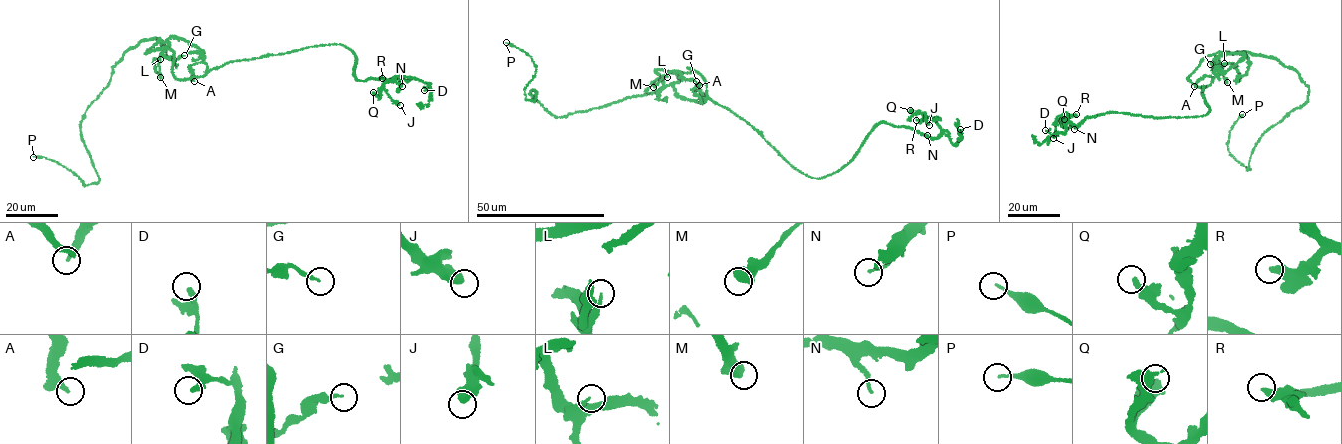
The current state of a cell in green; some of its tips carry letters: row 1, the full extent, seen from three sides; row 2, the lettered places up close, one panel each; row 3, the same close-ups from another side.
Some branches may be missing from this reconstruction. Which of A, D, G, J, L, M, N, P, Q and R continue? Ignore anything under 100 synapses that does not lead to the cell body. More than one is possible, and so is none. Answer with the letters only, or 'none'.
none

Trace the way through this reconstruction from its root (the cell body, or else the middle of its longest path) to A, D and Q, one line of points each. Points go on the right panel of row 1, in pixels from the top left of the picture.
A: (1192, 73), (1188, 80), (1202, 87), (1211, 84), (1214, 78), (1205, 76), (1194, 86)
D: (1192, 73), (1187, 77), (1203, 86), (1209, 109), (1201, 117), (1109, 113), (1067, 123), (1064, 133), (1045, 130)
Q: (1192, 73), (1209, 109), (1201, 117), (1116, 113), (1076, 126), (1064, 119)

